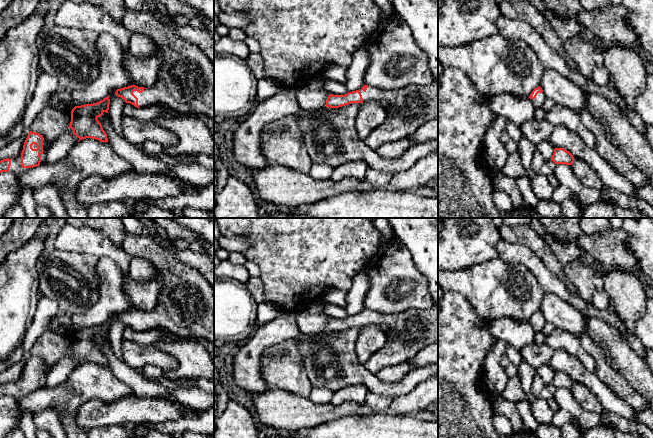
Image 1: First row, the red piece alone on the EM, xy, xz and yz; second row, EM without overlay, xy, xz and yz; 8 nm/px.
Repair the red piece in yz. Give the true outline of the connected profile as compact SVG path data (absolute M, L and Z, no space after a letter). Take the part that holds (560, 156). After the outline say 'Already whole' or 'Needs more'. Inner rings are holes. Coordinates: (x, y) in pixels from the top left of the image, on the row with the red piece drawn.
M555 148L551 160L555 164L572 165L574 162L574 157L569 151L563 148Z. Already whole

